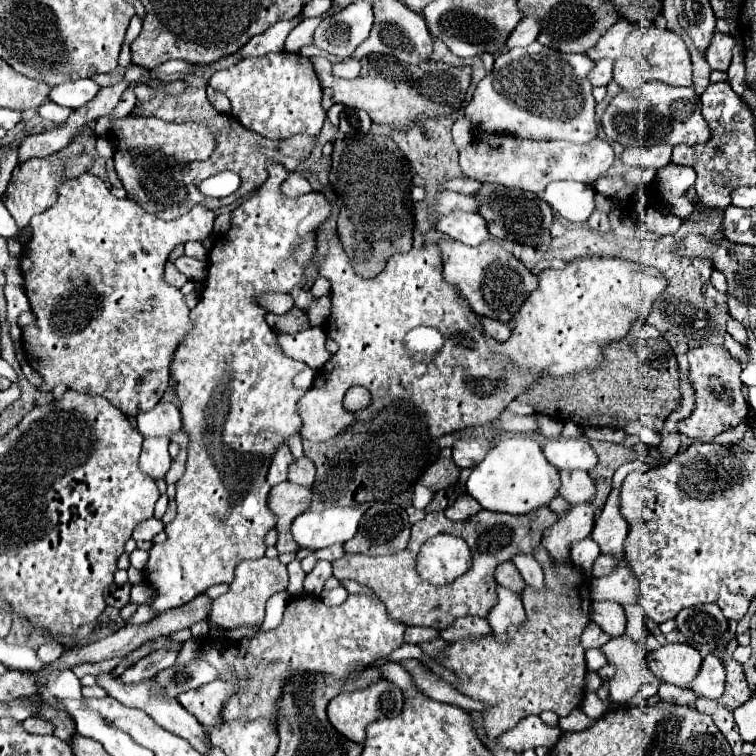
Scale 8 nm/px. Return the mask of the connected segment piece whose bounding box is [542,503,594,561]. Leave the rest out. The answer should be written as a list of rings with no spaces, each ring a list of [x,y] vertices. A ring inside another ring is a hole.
[[[592,503],[572,505],[558,521],[548,527],[542,535],[542,545],[548,549],[552,559],[568,561],[568,547],[592,533],[594,527],[594,507]]]

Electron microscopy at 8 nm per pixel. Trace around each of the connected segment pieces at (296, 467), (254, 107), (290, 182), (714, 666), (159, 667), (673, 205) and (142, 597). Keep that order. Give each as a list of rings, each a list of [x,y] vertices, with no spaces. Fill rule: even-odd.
[[[300,457],[300,459],[294,459],[294,463],[290,465],[288,481],[310,487],[314,483],[314,475],[316,475],[314,463],[308,457]]]
[[[272,53],[264,57],[240,59],[236,65],[216,71],[208,81],[230,99],[230,115],[246,129],[268,139],[288,139],[296,133],[318,135],[326,113],[322,109],[322,87],[308,57],[298,53]]]
[[[296,171],[288,173],[288,177],[286,177],[284,183],[282,183],[282,193],[284,193],[286,197],[292,197],[292,199],[296,199],[296,197],[300,197],[300,195],[306,195],[306,193],[310,193],[310,191],[312,191],[310,183],[308,183],[300,173],[296,173]]]
[[[708,655],[702,661],[700,673],[690,683],[690,689],[700,697],[718,699],[724,693],[724,665],[714,655]]]
[[[158,649],[150,655],[146,655],[144,659],[140,659],[136,665],[132,665],[130,669],[124,671],[122,679],[126,683],[138,683],[138,681],[144,681],[144,679],[152,679],[156,673],[168,669],[174,665],[178,657],[178,651],[172,651],[172,649]]]
[[[666,165],[656,173],[654,185],[660,193],[660,203],[682,221],[686,221],[696,209],[686,197],[686,191],[694,185],[696,178],[692,167],[682,165]]]
[[[140,583],[140,585],[134,585],[132,587],[132,597],[130,597],[130,601],[132,603],[138,603],[138,605],[142,605],[142,603],[146,603],[146,605],[150,605],[152,601],[154,601],[154,589],[148,585],[148,583]]]

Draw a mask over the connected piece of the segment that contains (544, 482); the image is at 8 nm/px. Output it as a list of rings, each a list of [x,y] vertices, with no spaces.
[[[512,435],[498,441],[488,451],[488,455],[472,469],[466,481],[466,491],[486,511],[524,515],[542,505],[548,505],[550,499],[556,495],[558,485],[558,469],[544,459],[540,445],[532,437]]]

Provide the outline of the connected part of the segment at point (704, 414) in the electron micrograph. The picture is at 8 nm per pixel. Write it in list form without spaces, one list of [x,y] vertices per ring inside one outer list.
[[[722,345],[694,347],[688,351],[690,373],[688,379],[694,389],[696,407],[692,415],[678,423],[678,431],[696,439],[696,437],[714,437],[726,429],[732,429],[750,417],[750,407],[742,395],[742,365],[728,353]]]

